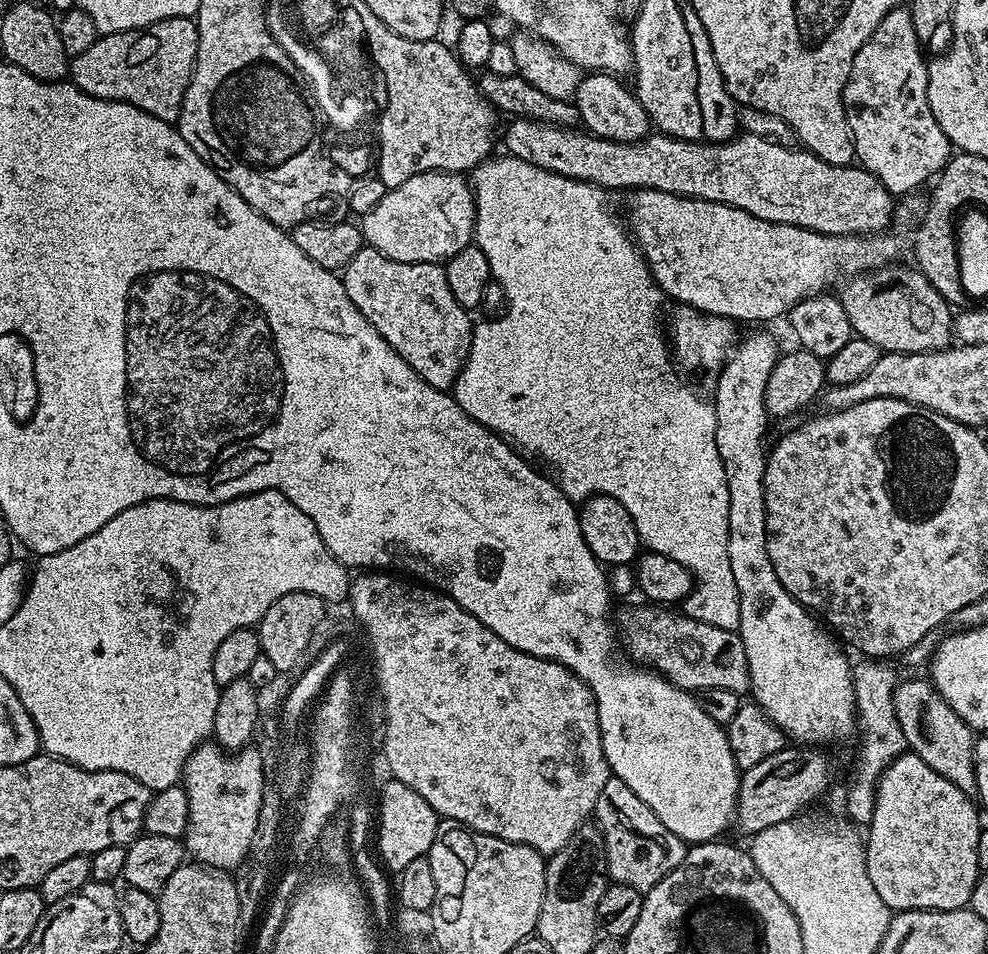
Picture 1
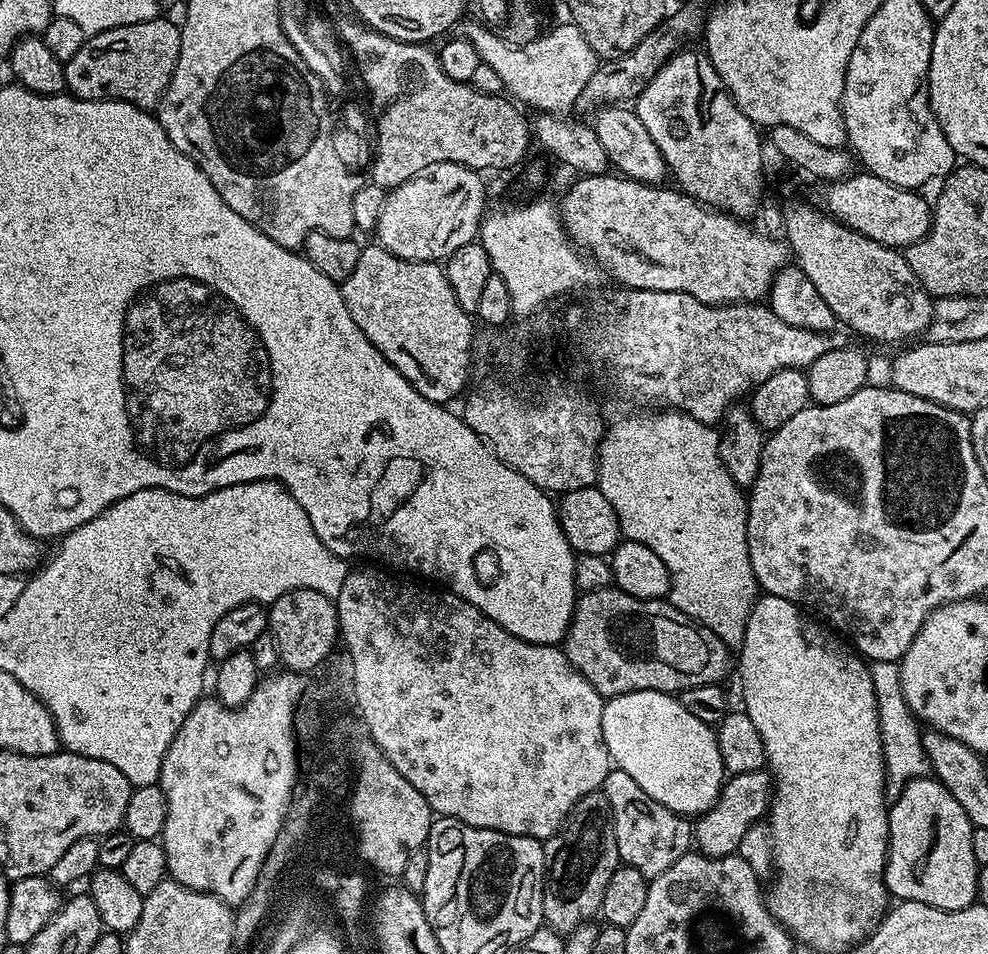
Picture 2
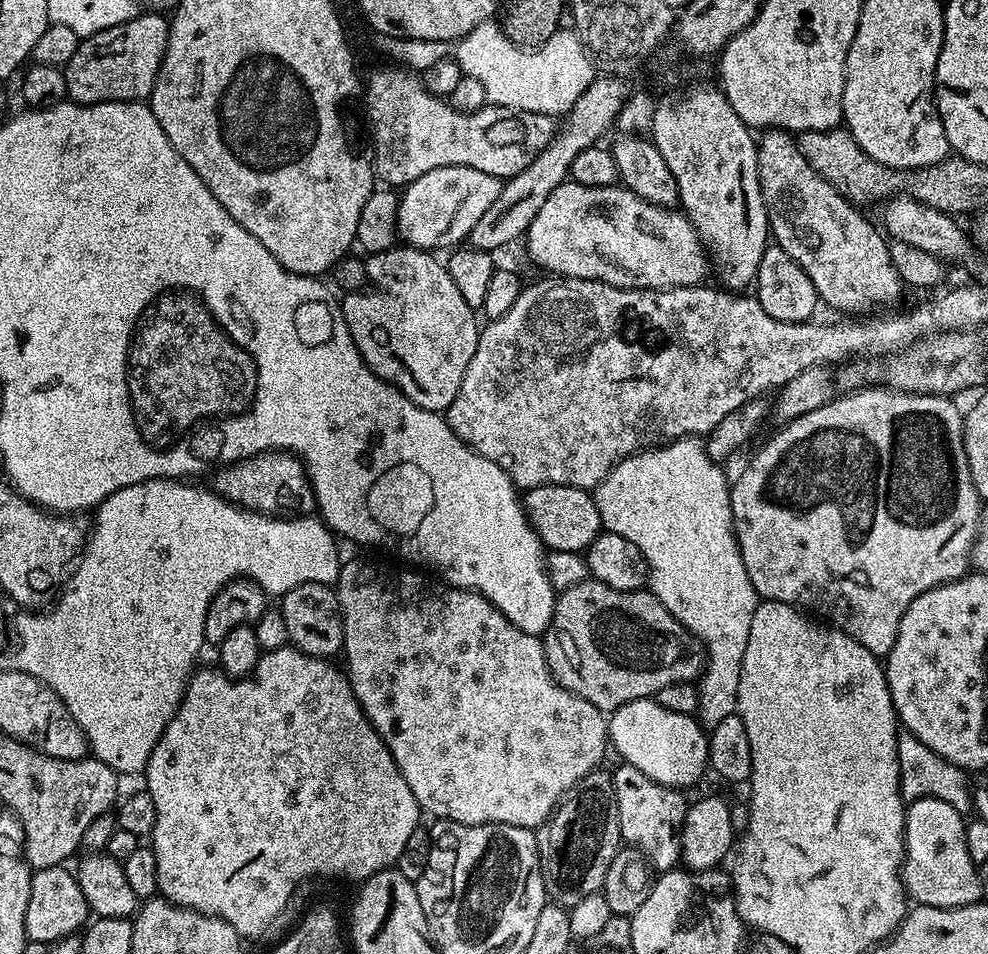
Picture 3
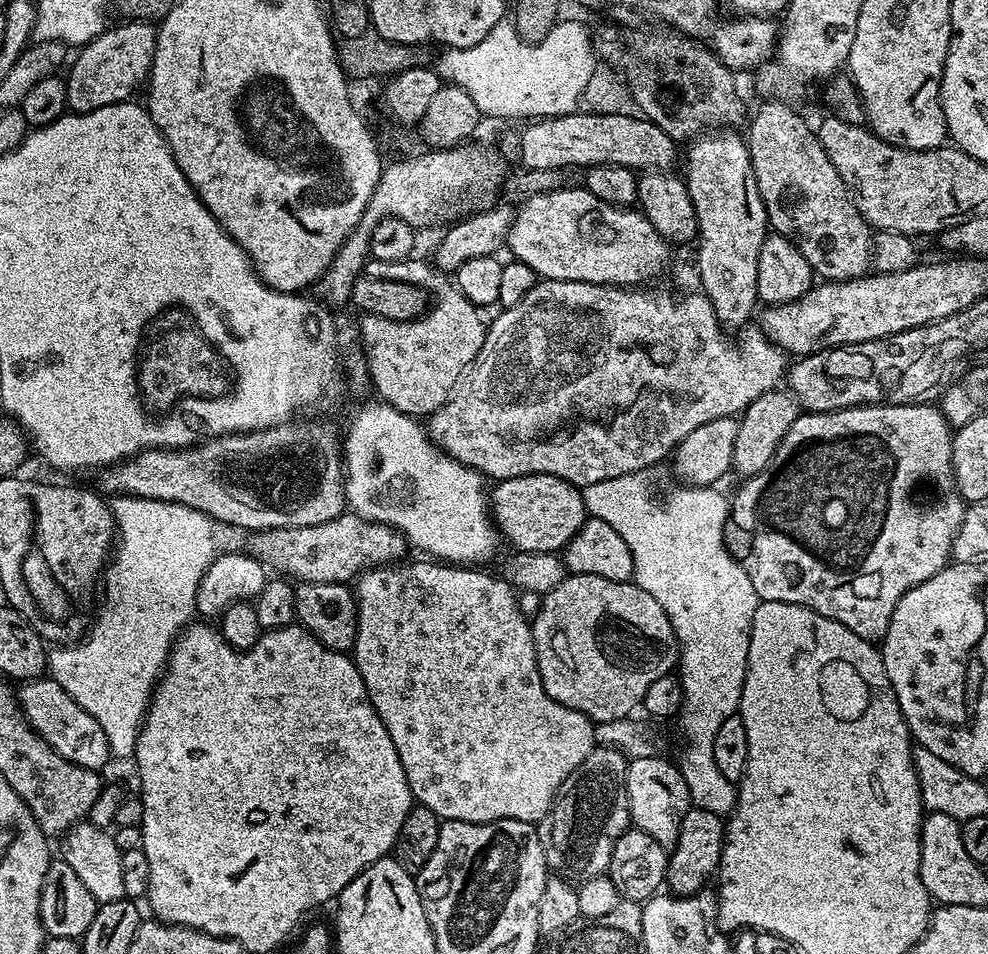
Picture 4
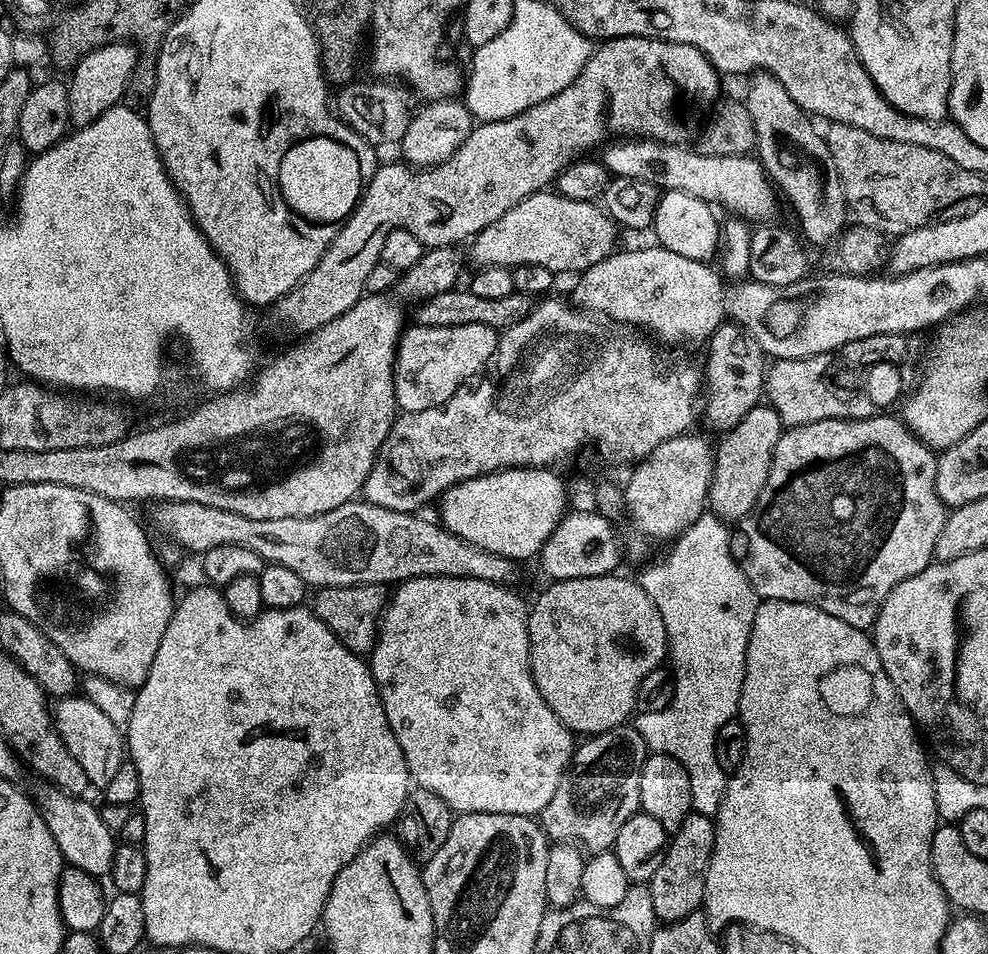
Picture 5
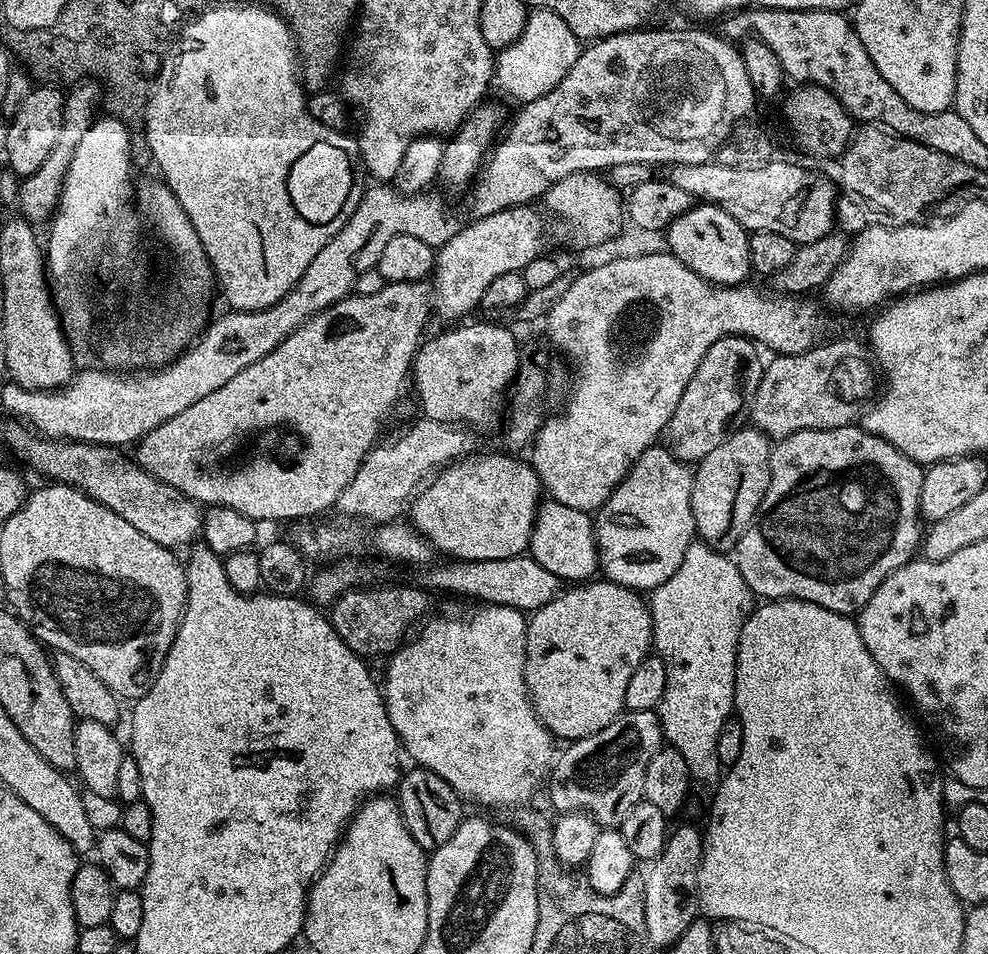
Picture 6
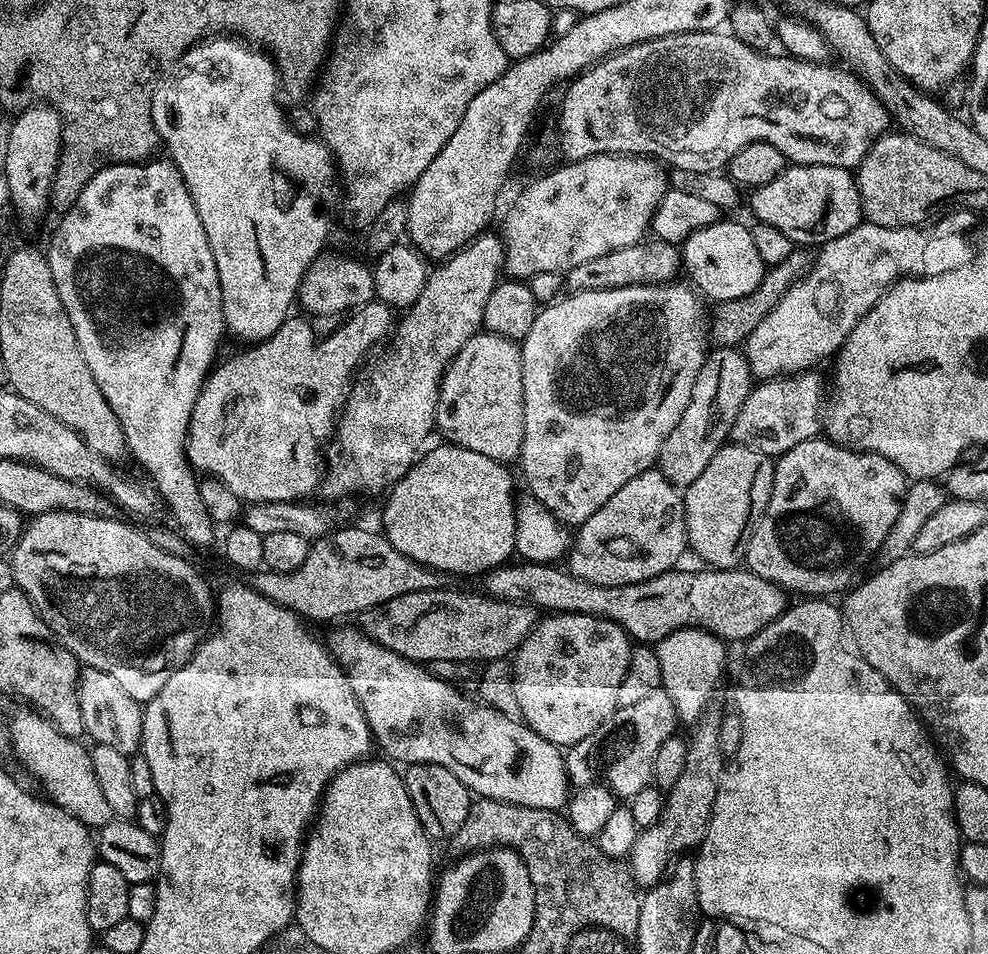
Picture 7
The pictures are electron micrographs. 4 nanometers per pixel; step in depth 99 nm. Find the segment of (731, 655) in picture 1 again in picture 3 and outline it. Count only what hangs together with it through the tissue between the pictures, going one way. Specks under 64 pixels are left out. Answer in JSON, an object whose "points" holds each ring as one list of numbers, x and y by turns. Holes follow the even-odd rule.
{"points":[[591,578,584,580,578,586,570,586,565,592,557,595,552,621,550,622,550,626,545,630,542,639,546,662,550,666,552,676,555,680,578,698,586,698,586,702,598,706,598,710,605,714,611,714,616,709,626,706,626,702,655,697,656,692,662,690,662,686,670,686,674,682,699,681,706,663,704,645,695,636,691,636,688,633,686,626,682,626,682,622,678,622,678,618,674,618,674,614,670,614,670,610,666,610,666,606,662,606,662,602,658,602,658,598,653,596,651,591,627,592,626,590,614,590,614,586,606,586,602,582]]}

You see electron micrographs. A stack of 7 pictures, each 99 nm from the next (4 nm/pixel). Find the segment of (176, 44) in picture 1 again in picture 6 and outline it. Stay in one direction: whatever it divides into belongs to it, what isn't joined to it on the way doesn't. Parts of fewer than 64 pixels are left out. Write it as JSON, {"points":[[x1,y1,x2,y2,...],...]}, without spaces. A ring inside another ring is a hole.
{"points":[[85,78,67,89,64,97,62,130,58,134,58,142,54,142,54,150,50,150,50,158,46,158,46,162,42,162,42,166,34,174,23,177,20,182,18,208,24,219,31,222,33,226,47,225,52,215,56,213,66,182,66,174,70,170,70,162,74,162,74,150,78,150,86,130,90,130,93,120,97,119,96,107,99,104,101,107,102,88,95,79]]}

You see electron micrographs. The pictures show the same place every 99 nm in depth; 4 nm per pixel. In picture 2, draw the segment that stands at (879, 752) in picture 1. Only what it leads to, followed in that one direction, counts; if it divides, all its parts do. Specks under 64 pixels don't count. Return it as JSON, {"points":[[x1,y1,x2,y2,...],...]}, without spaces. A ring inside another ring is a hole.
{"points":[[895,660,871,661,870,678,874,682,874,698,878,702,878,722,884,755,884,798,891,802,902,794,910,781,929,775,928,755,924,749,921,725,906,702,906,694,902,694,899,663]]}

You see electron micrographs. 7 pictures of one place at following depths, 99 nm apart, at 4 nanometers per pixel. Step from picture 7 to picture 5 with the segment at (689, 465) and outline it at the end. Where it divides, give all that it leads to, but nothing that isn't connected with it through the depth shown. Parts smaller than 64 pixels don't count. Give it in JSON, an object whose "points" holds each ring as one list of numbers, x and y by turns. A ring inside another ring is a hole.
{"points":[[731,322,716,327,708,337,706,347,708,362,702,366,702,380,706,385,706,395,702,400,702,420,716,434,723,434,738,426,748,411,761,403,766,379,766,357,756,339,739,324]]}

